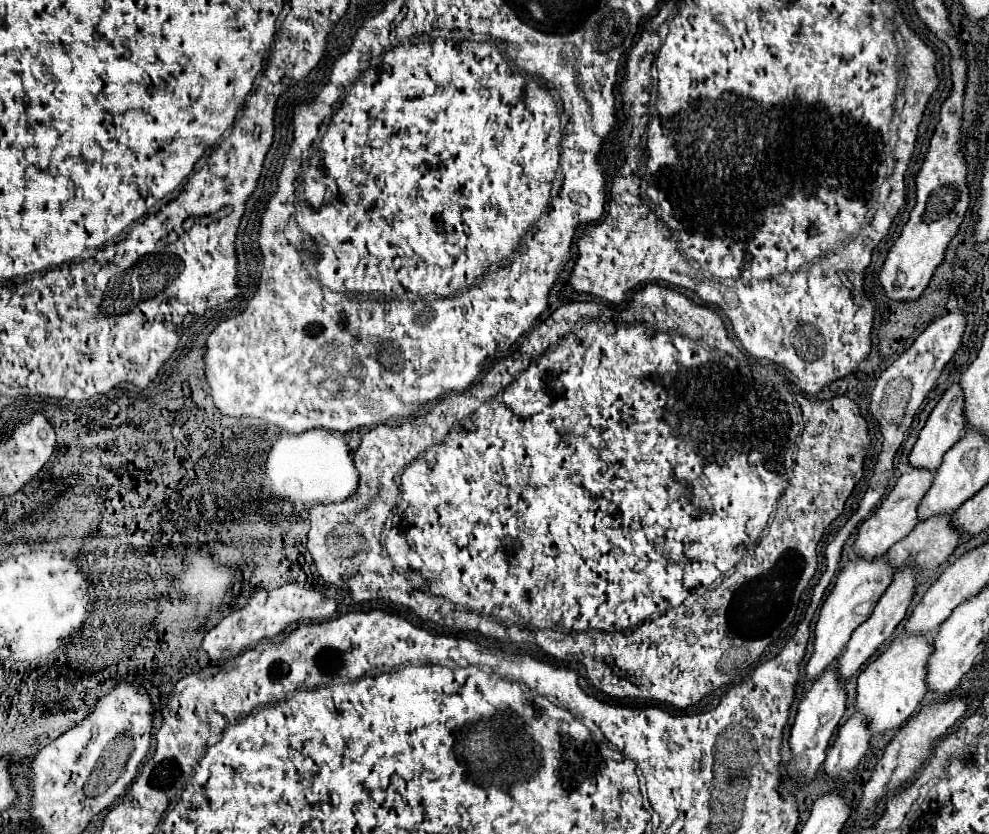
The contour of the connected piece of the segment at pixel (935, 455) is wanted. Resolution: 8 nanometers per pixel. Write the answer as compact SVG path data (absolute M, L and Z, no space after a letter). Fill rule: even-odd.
M952 385L920 431L916 445L908 455L910 467L928 471L940 467L944 453L960 441L960 427L964 427L964 419L960 419L960 403L964 403L964 399L960 399L960 387Z

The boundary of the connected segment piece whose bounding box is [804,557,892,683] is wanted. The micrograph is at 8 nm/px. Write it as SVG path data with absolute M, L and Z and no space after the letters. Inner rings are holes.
M854 557L844 567L844 571L836 579L834 589L828 593L828 597L820 609L816 627L814 627L814 651L804 667L804 681L806 683L816 681L824 673L824 669L844 651L852 631L868 619L868 615L876 607L876 601L888 589L890 581L892 579L888 579L888 567L884 567L884 557L874 559L872 563L864 563L862 559Z

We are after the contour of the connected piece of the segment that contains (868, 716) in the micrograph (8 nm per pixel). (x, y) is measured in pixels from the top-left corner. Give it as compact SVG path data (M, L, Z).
M900 635L874 663L870 663L860 675L856 685L856 711L866 719L872 735L898 729L918 709L924 691L924 659L928 659L928 647L932 639L908 639Z

